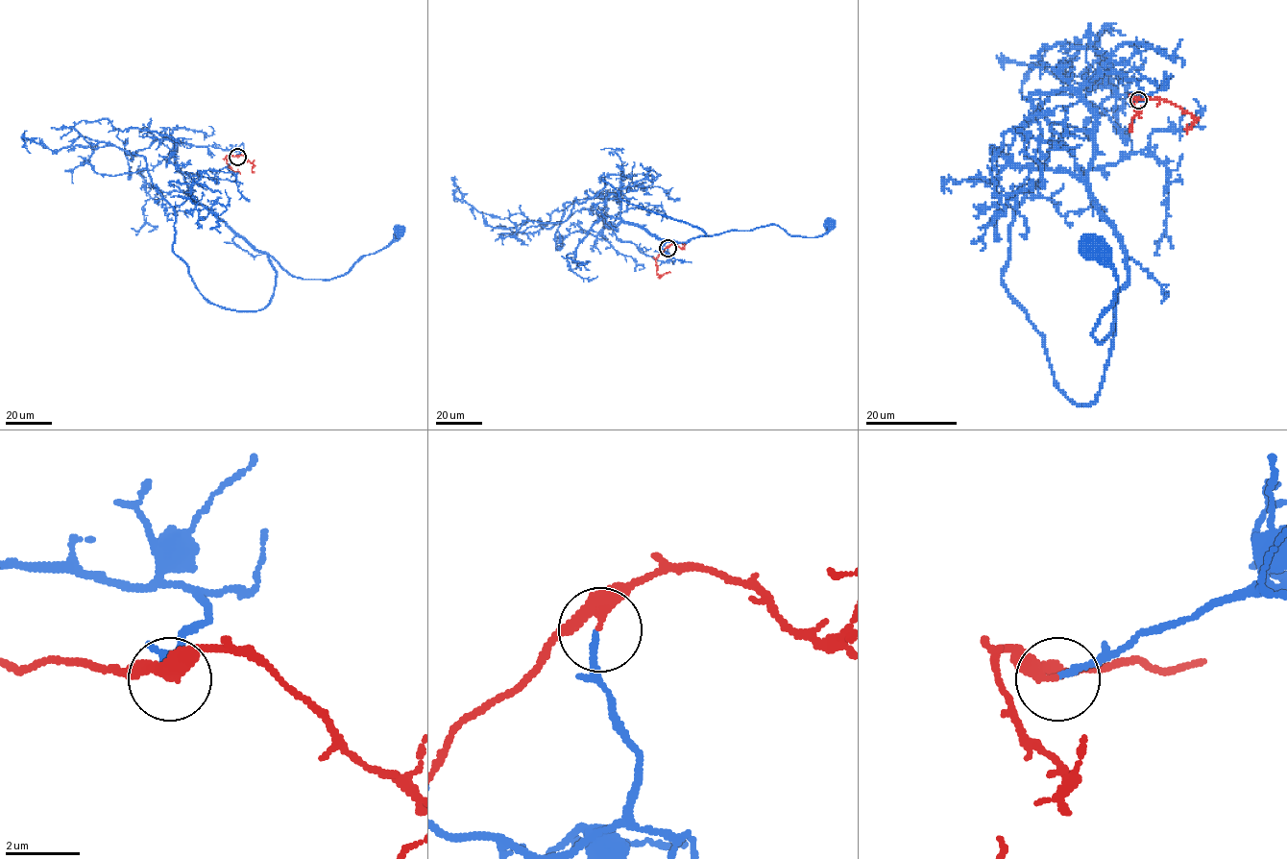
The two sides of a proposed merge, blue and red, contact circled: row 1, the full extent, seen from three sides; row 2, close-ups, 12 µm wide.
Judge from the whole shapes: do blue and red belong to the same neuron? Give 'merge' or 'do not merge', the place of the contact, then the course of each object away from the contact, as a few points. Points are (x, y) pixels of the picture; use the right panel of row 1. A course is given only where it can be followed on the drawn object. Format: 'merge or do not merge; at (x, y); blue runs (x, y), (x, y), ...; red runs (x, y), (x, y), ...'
merge; at (1138, 100); blue runs (1138, 100), (1167, 88), (1105, 72), (1080, 90), (1087, 186), (1127, 274), (1104, 342), (1117, 280), (1087, 245); red runs (1138, 100), (1157, 97), (1190, 112), (1193, 125), (1186, 133)

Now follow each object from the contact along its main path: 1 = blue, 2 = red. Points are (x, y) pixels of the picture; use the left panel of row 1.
1: (237, 157), (238, 151), (182, 142), (173, 152), (188, 193), (294, 276), (342, 276), (394, 242), (399, 231)
2: (237, 157), (225, 157), (231, 169), (240, 173)

